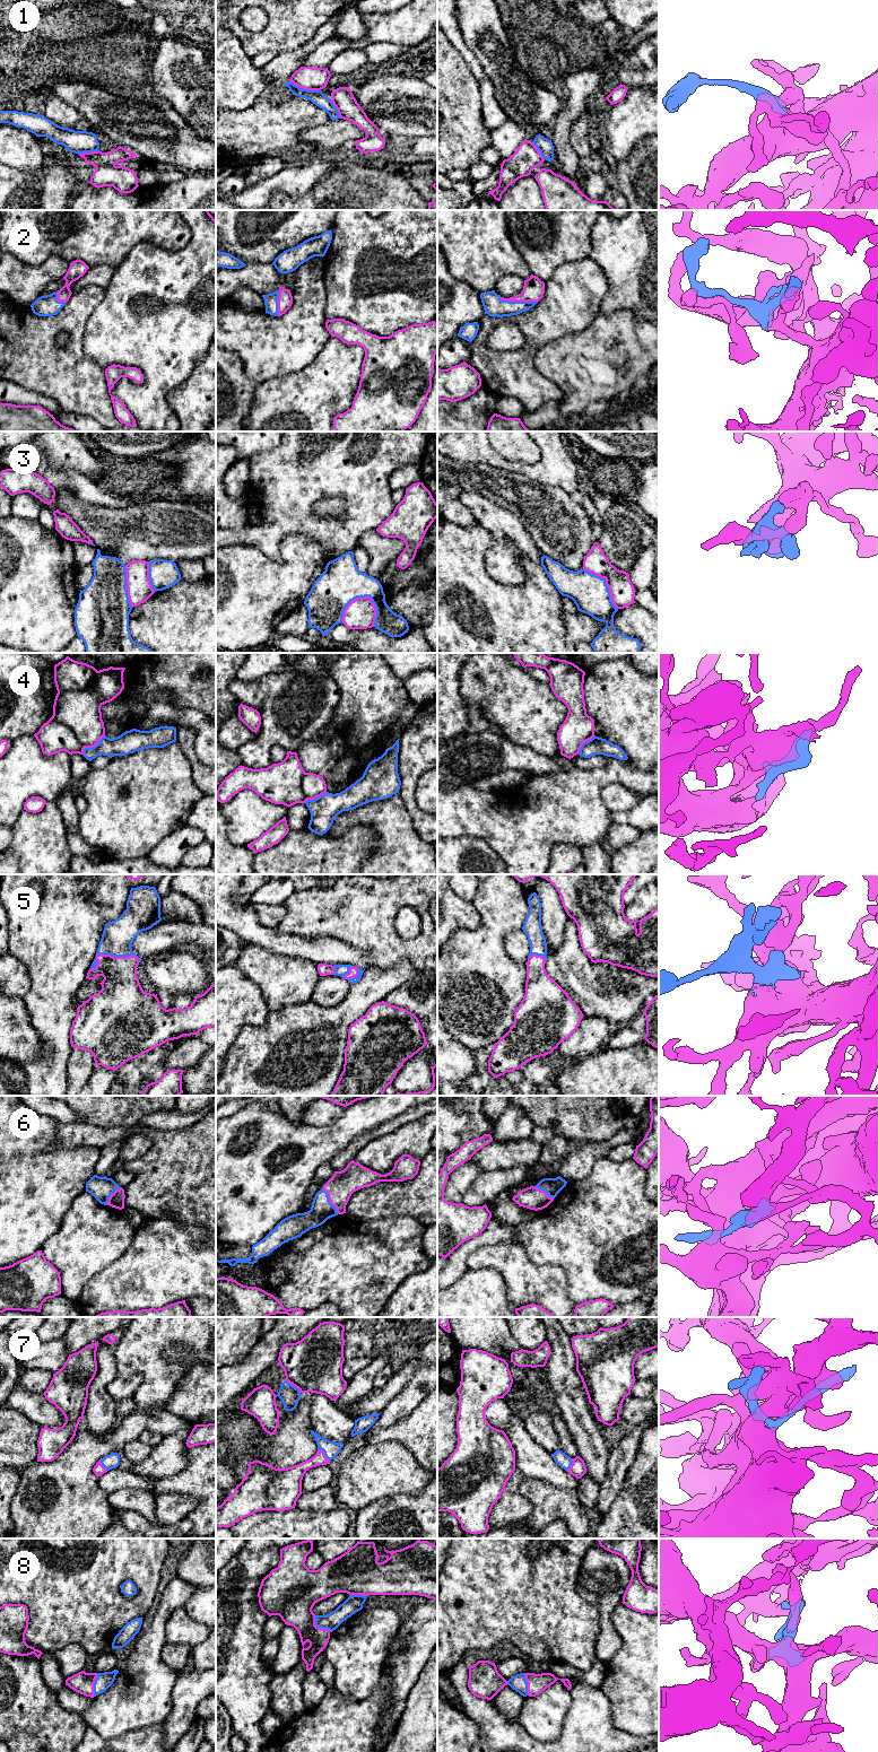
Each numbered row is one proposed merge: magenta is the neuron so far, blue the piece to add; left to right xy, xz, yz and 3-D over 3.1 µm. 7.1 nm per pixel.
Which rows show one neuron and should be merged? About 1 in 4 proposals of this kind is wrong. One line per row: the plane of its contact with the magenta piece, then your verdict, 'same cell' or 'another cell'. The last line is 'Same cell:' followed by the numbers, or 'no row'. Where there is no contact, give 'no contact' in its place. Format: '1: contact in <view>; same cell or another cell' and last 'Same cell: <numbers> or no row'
1: contact in xz; same cell
2: contact in yz; same cell
3: contact in xz; another cell
4: contact in xy; same cell
5: contact in xy; same cell
6: contact in xz; same cell
7: contact in xz; same cell
8: contact in xz; same cell
Same cell: 1, 2, 4, 5, 6, 7, 8

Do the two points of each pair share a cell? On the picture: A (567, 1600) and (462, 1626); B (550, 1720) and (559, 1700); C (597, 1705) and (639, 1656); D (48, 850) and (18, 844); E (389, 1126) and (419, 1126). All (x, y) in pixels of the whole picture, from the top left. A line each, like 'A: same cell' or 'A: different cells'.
A: same cell
B: same cell
C: different cells
D: same cell
E: different cells

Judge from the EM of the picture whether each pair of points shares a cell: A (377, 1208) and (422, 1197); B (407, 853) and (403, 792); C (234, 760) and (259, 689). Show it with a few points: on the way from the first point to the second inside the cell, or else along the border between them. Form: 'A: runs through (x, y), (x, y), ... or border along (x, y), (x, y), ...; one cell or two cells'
A: runs through (389, 1199), (410, 1197); one cell
B: border along (398, 793), (415, 830); two cells
C: border along (237, 750), (241, 757), (241, 765); two cells

